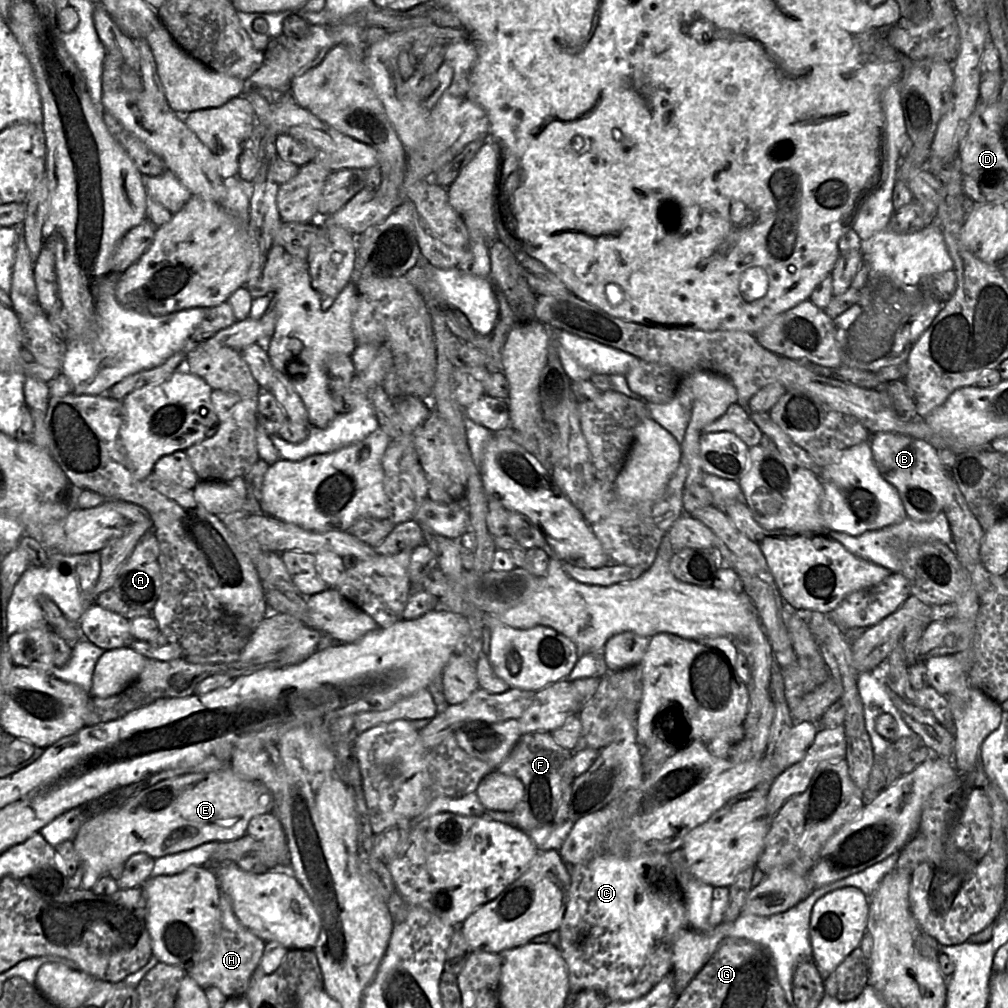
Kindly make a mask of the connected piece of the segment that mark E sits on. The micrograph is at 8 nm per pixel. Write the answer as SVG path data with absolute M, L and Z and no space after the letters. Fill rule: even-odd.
M230 767L209 771L178 775L147 787L128 799L120 808L108 811L83 823L72 842L84 866L79 889L91 890L98 878L120 864L130 856L144 852L154 859L211 841L231 841L247 833L249 821L256 815L272 812L273 795L261 782L246 779L235 773Z

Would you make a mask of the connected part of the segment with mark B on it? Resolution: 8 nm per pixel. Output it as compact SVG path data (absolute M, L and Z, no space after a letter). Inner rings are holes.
M878 432L870 440L872 457L882 477L898 491L907 516L915 521L931 521L950 503L953 478L927 442L904 434Z

